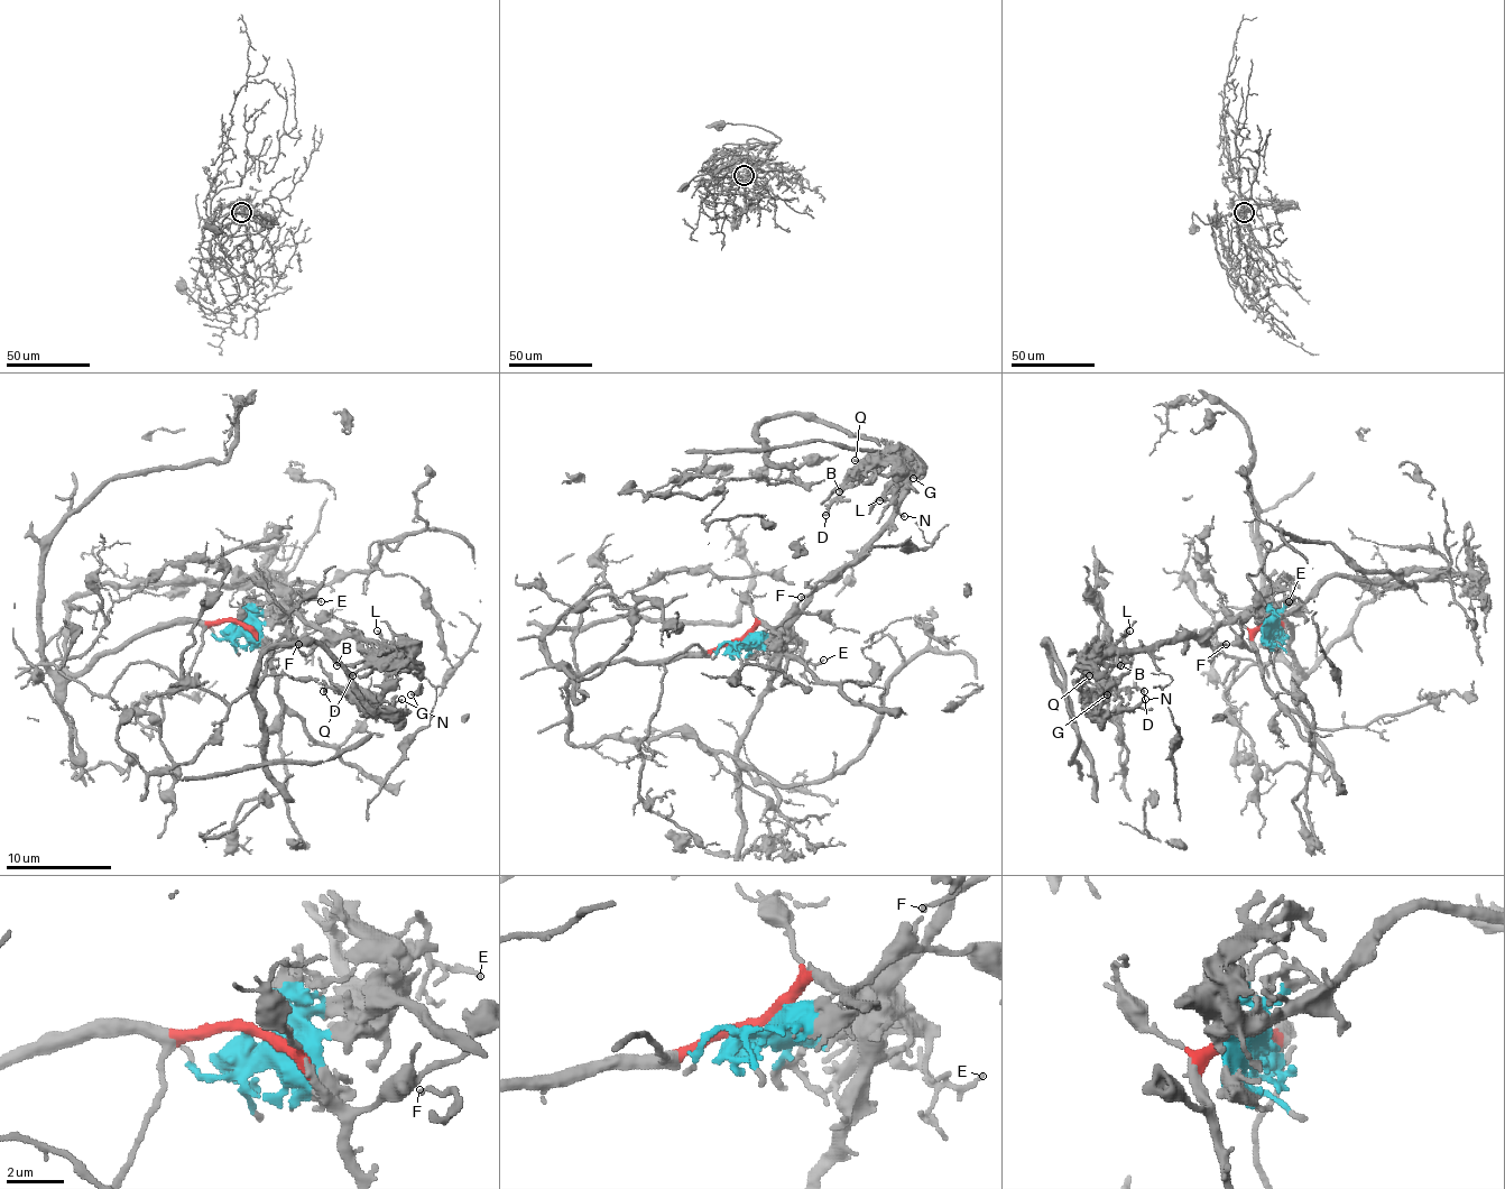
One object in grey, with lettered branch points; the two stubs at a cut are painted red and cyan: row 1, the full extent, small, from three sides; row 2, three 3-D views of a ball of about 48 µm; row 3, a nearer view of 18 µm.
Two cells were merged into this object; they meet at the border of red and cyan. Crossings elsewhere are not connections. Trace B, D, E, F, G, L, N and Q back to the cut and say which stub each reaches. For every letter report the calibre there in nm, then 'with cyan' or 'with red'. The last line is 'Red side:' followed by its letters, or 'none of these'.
B: calibre 150 nm; with cyan
D: calibre 150 nm; with cyan
E: calibre 120 nm; with cyan
F: calibre 180 nm; with cyan
G: calibre 320 nm; with cyan
L: calibre 190 nm; with cyan
N: calibre 160 nm; with cyan
Q: calibre 180 nm; with cyan
Red side: none of these

